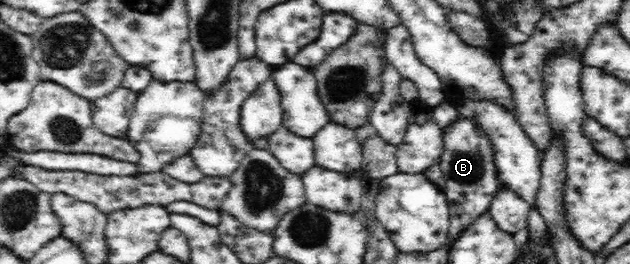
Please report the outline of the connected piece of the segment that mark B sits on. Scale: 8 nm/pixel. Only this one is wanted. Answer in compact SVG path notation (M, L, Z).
M458 116L458 120L442 132L445 153L439 167L445 179L443 193L447 198L450 214L450 227L444 246L449 248L481 215L487 213L493 198L502 187L494 165L493 148L475 122Z

